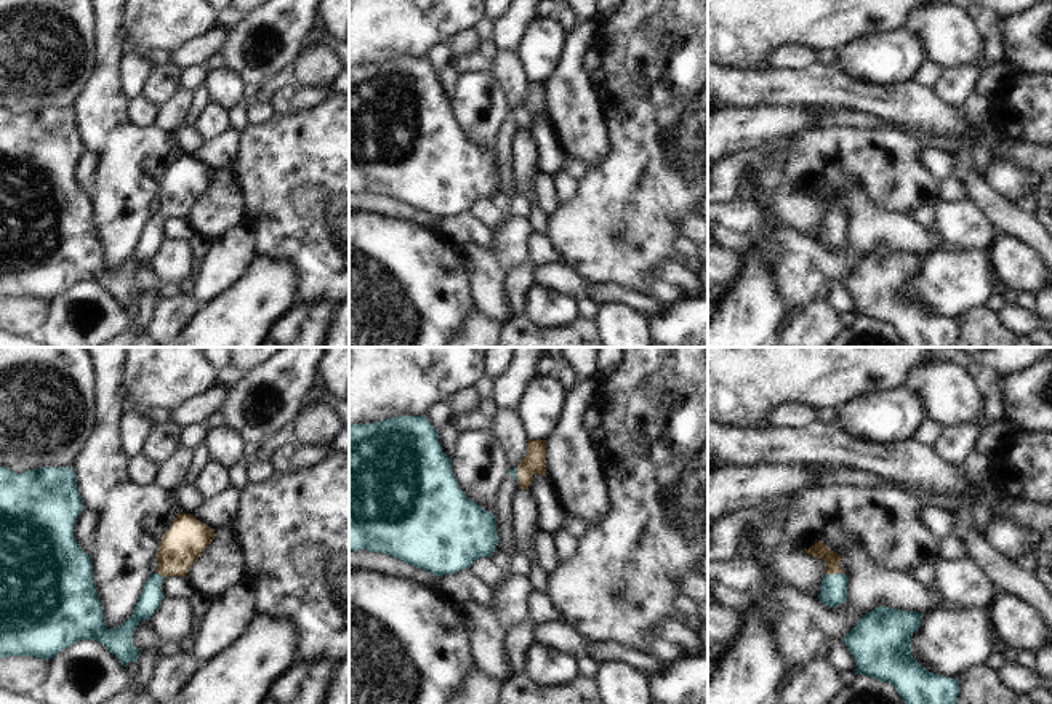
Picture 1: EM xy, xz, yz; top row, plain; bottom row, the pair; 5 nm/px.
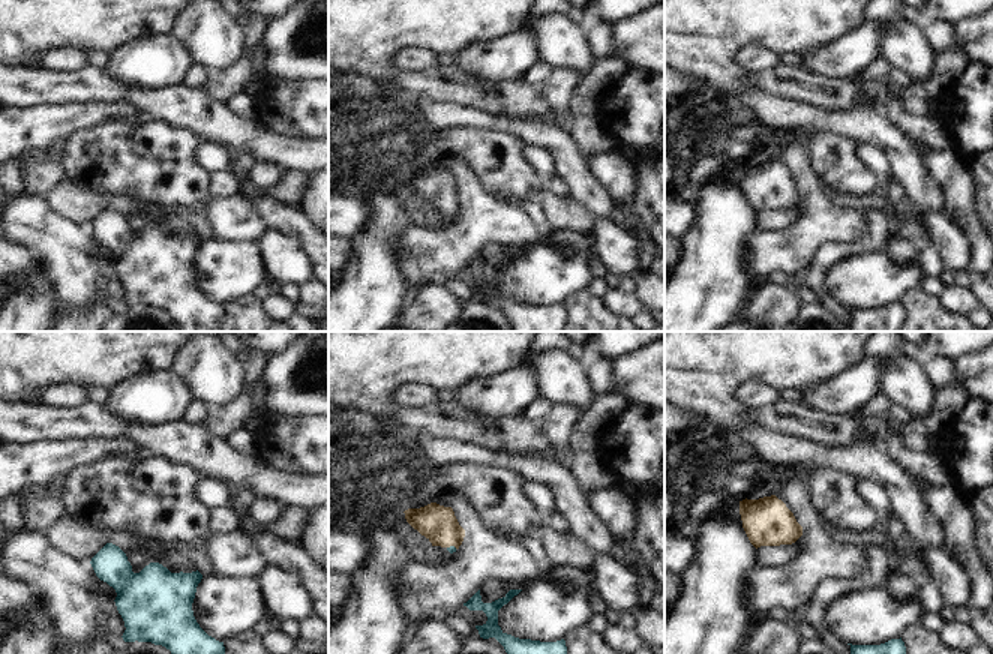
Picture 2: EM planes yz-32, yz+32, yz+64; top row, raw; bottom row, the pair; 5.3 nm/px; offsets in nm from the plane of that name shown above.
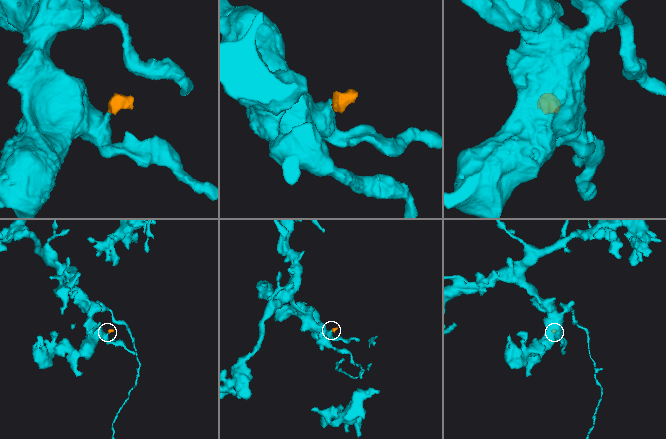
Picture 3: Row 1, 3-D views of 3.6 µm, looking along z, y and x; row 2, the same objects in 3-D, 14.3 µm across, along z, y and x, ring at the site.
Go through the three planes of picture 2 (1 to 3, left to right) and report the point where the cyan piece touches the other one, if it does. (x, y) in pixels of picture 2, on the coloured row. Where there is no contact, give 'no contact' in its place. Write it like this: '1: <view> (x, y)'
1: no contact
2: yz+32 (452, 545)
3: no contact

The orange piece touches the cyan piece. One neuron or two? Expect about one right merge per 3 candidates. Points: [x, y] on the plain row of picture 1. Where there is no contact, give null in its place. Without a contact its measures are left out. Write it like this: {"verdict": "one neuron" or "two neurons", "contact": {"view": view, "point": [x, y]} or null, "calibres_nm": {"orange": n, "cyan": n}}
{"verdict": "one neuron", "contact": {"view": "yz", "point": [835, 215]}, "calibres_nm": {"orange": 80, "cyan": 130}}

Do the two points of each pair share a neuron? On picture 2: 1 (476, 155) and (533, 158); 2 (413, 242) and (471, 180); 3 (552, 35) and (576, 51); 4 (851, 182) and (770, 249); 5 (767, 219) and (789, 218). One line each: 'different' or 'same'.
1: different
2: same
3: same
4: different
5: same

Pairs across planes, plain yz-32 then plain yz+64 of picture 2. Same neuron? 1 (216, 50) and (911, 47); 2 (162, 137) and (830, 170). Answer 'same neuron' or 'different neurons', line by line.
1: same neuron
2: same neuron

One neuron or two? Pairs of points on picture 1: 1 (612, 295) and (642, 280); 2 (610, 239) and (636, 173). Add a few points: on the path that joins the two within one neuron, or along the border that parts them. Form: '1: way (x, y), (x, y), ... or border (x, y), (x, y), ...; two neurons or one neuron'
1: border (594, 284), (615, 284), (650, 296); two neurons
2: way (622, 223), (636, 197), (636, 189); one neuron

